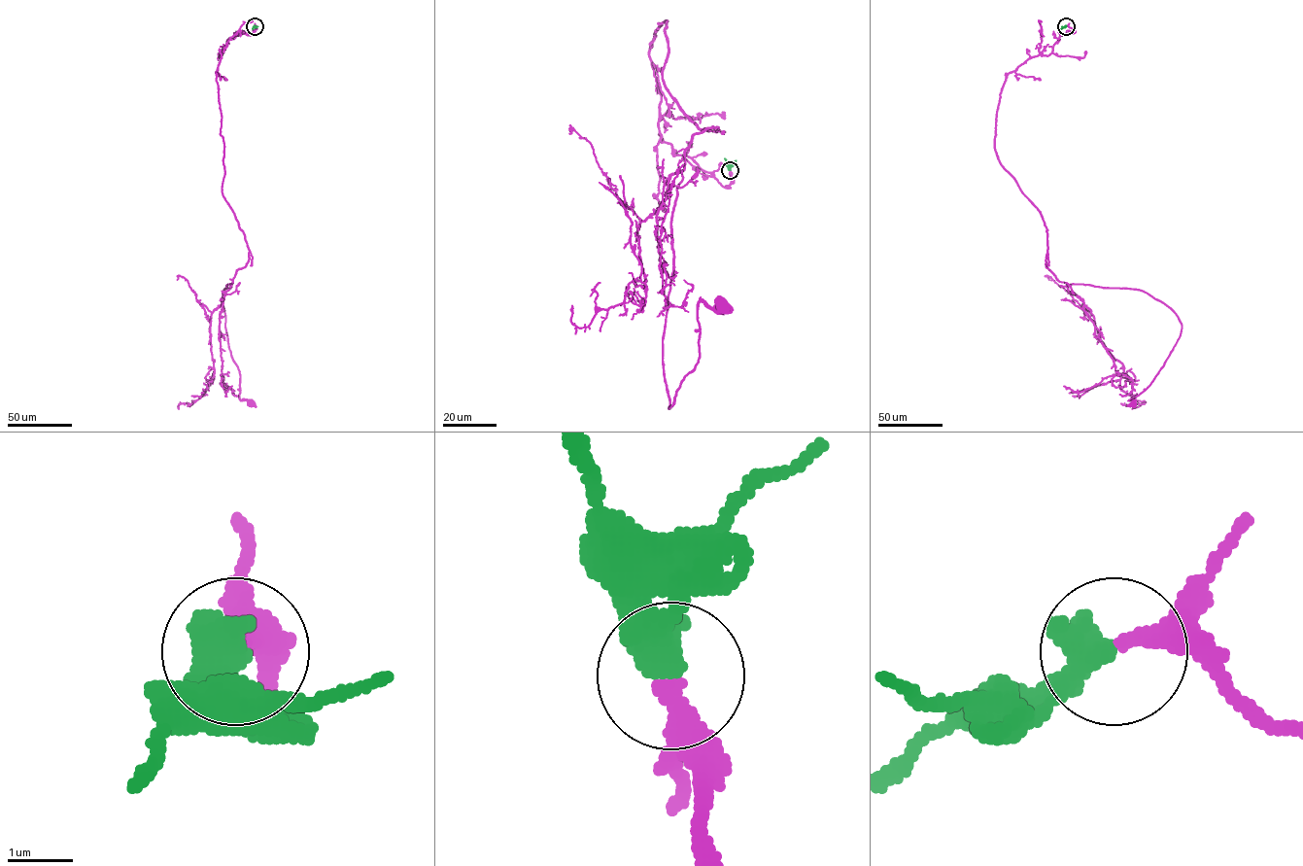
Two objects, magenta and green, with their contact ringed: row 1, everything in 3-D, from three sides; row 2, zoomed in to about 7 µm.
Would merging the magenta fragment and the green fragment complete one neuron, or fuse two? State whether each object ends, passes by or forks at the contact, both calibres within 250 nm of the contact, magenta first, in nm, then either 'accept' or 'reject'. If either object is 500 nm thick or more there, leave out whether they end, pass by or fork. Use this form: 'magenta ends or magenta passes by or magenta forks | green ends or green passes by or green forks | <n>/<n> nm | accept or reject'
360/650 nm | accept

